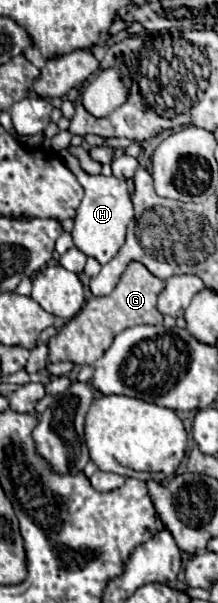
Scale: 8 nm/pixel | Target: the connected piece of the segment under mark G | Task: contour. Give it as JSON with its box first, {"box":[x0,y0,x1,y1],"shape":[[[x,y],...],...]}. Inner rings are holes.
{"box":[48,261,164,365],"shape":[[[132,261],[110,295],[92,297],[90,301],[86,301],[82,311],[76,317],[72,317],[56,337],[48,341],[48,349],[50,349],[48,359],[52,363],[72,361],[78,365],[92,365],[102,357],[108,345],[112,345],[112,339],[124,329],[142,323],[162,325],[162,313],[156,309],[156,297],[158,291],[162,289],[164,289],[162,279],[154,277],[142,263]]]}

